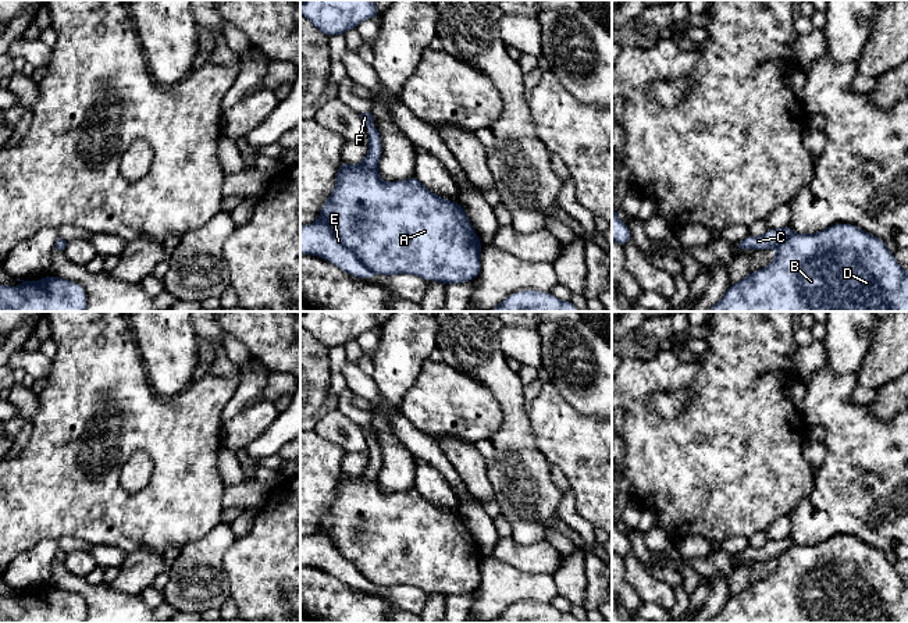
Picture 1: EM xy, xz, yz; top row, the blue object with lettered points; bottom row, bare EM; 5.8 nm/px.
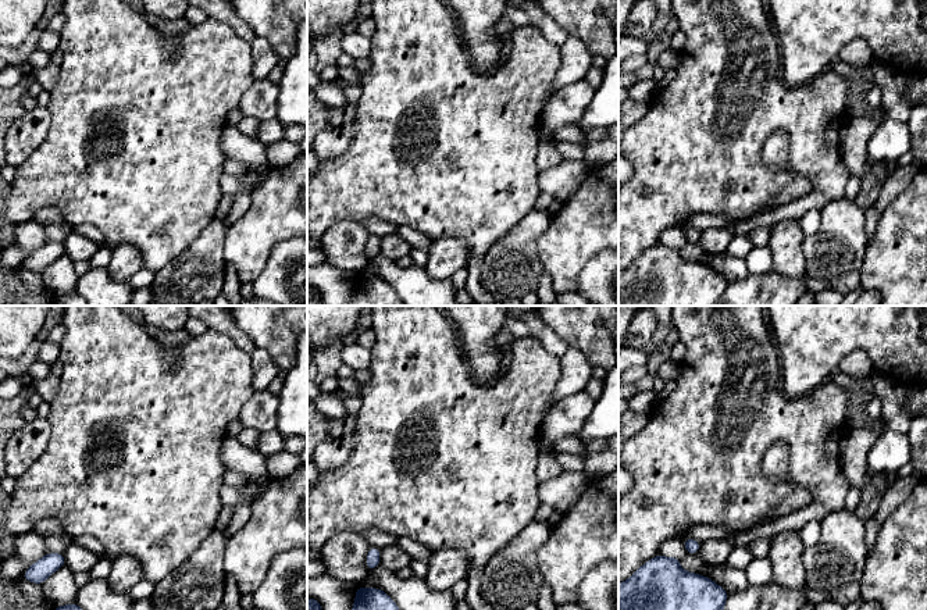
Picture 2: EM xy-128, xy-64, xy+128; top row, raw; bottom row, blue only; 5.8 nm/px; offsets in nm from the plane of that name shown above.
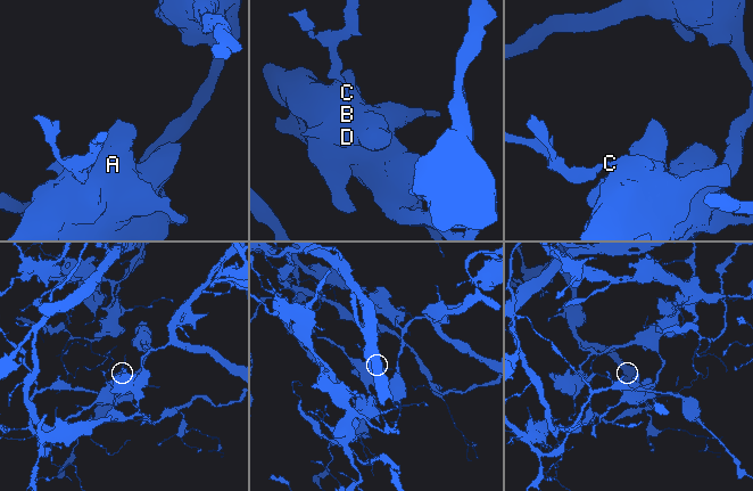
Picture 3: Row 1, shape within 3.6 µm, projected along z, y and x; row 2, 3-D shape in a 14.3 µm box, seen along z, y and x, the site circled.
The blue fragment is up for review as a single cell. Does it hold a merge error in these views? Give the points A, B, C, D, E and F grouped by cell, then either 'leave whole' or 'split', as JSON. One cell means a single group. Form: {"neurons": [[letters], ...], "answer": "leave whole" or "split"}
{"neurons": [["A", "B", "C", "D", "E"], ["F"]], "answer": "split"}

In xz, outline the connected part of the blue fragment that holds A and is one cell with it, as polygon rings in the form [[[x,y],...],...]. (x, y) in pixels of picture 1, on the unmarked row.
[[[375,441],[368,445],[368,463],[362,474],[349,477],[341,473],[335,501],[321,517],[320,530],[300,538],[300,566],[317,567],[342,583],[367,592],[373,585],[410,585],[427,592],[439,592],[444,597],[476,591],[481,581],[483,556],[462,516],[428,502],[416,488],[384,494],[378,485],[381,467],[381,446]]]

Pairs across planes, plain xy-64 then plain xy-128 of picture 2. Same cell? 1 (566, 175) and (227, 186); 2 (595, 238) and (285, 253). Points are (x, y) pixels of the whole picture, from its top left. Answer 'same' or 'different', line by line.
1: same
2: different

